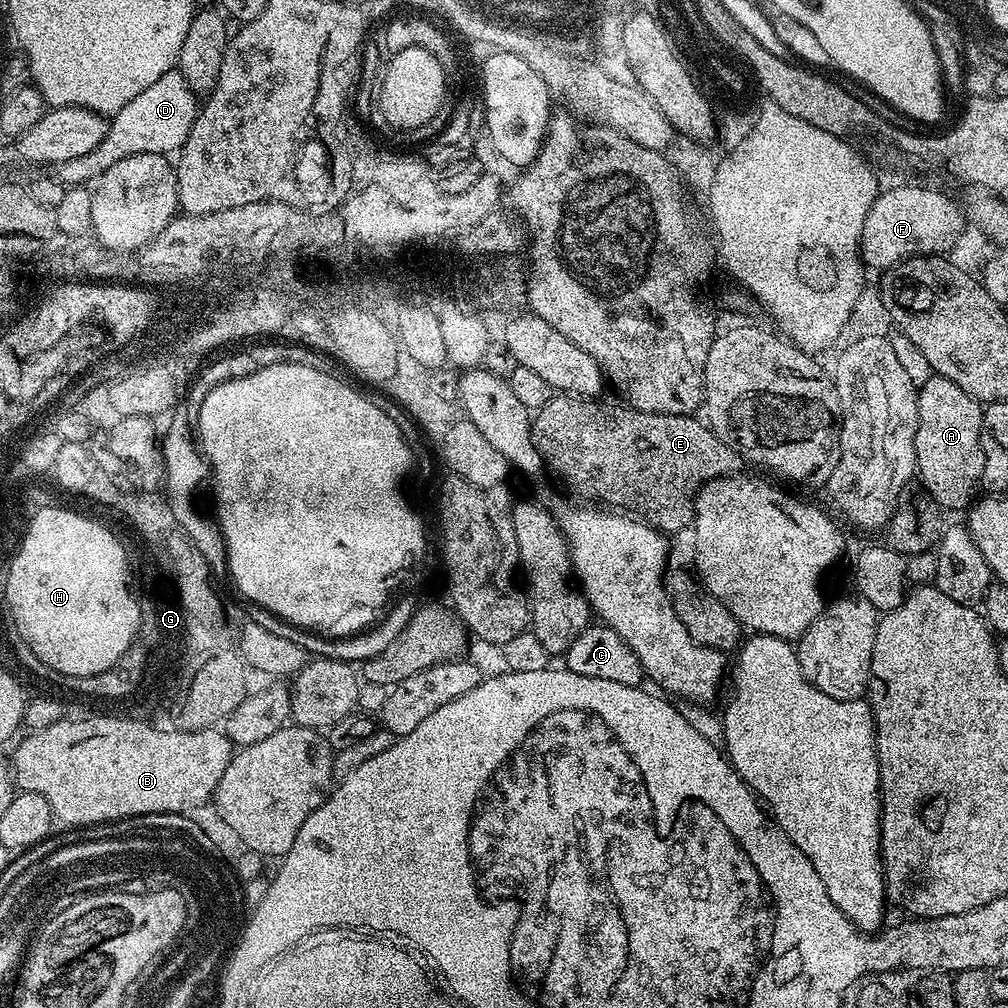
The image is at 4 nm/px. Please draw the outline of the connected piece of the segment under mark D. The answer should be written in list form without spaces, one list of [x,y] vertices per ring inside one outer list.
[[[178,70],[162,74],[158,82],[146,86],[142,94],[130,98],[122,110],[111,117],[108,132],[90,150],[90,154],[82,154],[82,158],[70,158],[70,162],[58,165],[58,179],[65,186],[84,186],[99,180],[114,162],[122,162],[122,158],[130,158],[134,154],[165,154],[175,153],[186,142],[190,134],[190,126],[194,126],[194,118],[198,111],[198,97],[190,90],[184,75]]]

